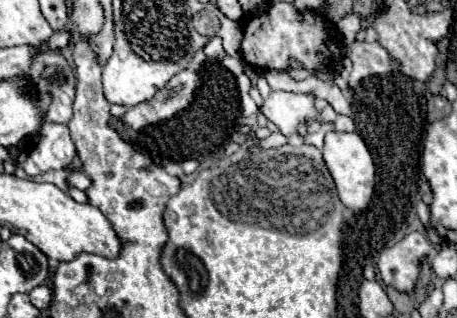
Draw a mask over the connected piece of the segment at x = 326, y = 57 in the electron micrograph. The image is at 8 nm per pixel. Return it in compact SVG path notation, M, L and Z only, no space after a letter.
M273 3L263 15L245 19L243 23L243 59L249 65L255 65L259 69L287 69L289 57L295 57L305 65L305 69L321 69L327 67L331 59L337 61L327 51L327 43L331 41L329 25L325 17L317 15L315 11L299 13L291 3Z

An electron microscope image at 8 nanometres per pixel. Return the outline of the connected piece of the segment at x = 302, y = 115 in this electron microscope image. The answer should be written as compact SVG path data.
M273 91L261 111L273 121L285 137L297 133L299 125L321 121L321 113L315 109L315 95L311 93L287 93L287 91Z

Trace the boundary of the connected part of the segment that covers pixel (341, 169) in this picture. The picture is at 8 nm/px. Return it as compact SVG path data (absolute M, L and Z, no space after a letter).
M329 131L325 135L325 145L323 145L323 159L325 165L335 181L339 199L343 201L345 207L351 211L361 211L367 207L367 203L373 197L375 189L375 163L371 157L369 147L361 139L359 133L339 133L339 131Z

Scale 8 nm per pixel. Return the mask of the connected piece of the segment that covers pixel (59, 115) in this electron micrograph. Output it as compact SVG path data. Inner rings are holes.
M43 53L33 61L29 71L37 91L49 91L53 103L45 115L45 121L69 123L73 117L75 77L61 53Z

